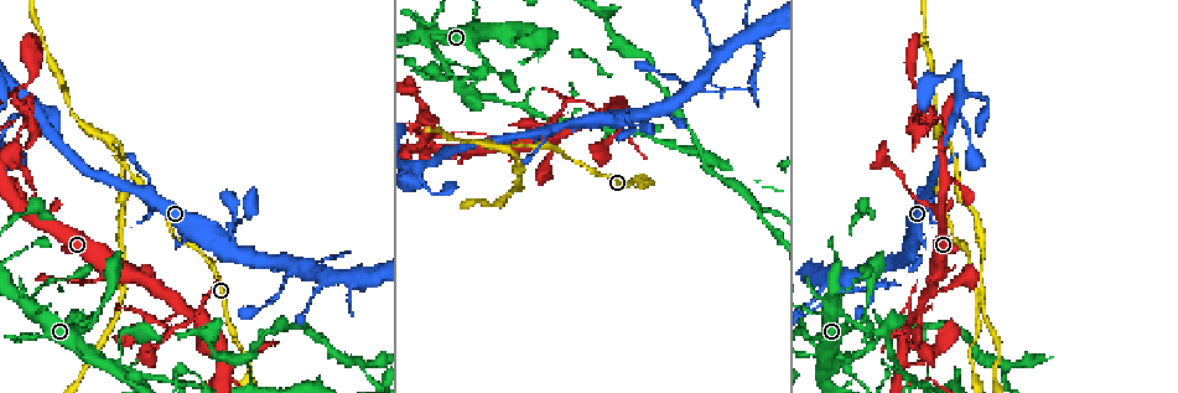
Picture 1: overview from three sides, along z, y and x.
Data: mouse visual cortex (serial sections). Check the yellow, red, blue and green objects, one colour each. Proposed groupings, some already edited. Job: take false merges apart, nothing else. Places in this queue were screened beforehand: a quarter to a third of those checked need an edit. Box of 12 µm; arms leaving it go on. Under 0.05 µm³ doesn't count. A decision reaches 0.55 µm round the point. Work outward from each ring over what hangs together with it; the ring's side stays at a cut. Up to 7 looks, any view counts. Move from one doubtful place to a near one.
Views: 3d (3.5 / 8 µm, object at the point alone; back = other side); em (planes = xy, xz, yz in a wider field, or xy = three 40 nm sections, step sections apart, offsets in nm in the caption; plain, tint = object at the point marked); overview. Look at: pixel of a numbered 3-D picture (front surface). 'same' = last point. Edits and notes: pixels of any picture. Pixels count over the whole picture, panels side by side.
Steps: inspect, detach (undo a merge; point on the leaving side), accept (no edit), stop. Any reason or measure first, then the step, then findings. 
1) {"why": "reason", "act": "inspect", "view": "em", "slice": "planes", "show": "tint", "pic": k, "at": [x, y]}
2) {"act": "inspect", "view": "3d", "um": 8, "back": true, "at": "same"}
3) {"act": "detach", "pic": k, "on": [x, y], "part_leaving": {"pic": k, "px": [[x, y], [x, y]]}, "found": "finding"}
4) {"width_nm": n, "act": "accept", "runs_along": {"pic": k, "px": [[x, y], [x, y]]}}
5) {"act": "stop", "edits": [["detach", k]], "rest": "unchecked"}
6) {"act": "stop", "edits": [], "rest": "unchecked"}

{"why": "narrows sharply", "act": "inspect", "view": "3d", "um": 3.5, "pic": 1, "at": [170, 321]}

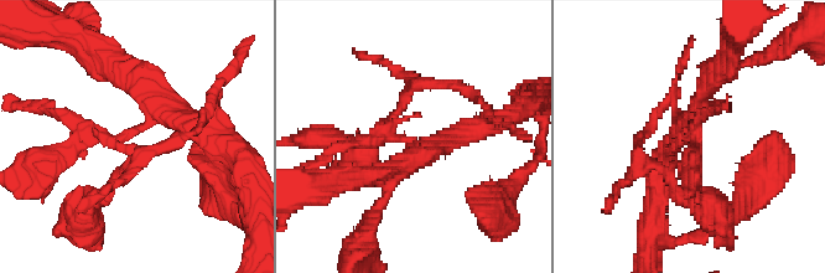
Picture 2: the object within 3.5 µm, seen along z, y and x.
{"why": "shape alone is not enough", "act": "inspect", "view": "em", "slice": "xy", "step": 1, "show": "plain", "pic": 2, "at": [137, 129]}

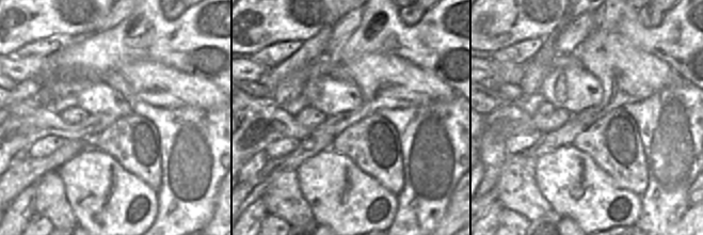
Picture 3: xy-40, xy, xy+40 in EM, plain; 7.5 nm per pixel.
{"act": "inspect", "view": "em", "slice": "xy", "step": 1, "show": "tint", "at": "same"}

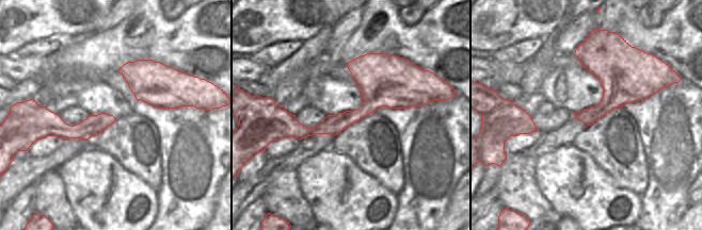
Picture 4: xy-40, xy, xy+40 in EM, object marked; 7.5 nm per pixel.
{"act": "accept", "runs_along": {"pic": 2, "px": [[717, 73], [701, 96], [691, 156]]}, "found": "continuous, no second cell"}

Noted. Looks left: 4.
{"why": "abrupt turn", "act": "inspect", "view": "3d", "um": 3.5, "pic": 1, "at": [121, 335]}

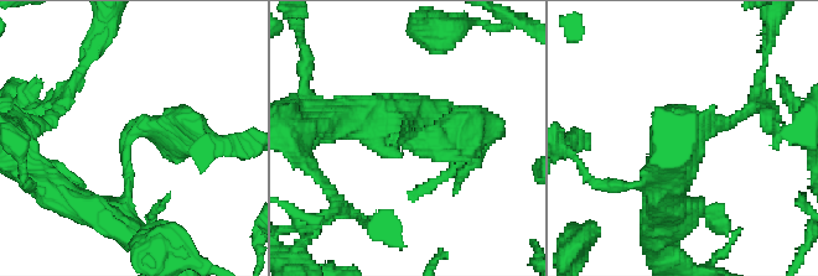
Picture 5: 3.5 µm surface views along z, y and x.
{"arm_widths_nm": [150, 450], "why": "need the tissue", "act": "inspect", "view": "em", "slice": "planes", "show": "tint", "pic": 5, "at": [410, 141]}

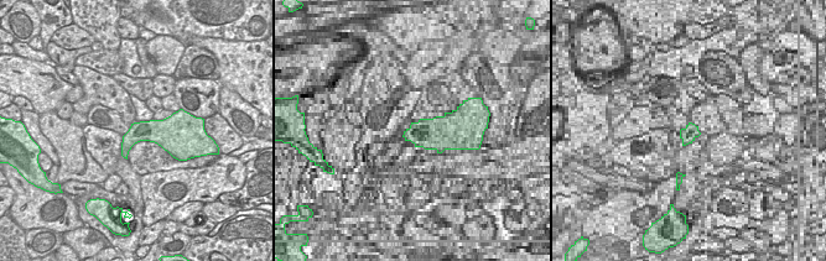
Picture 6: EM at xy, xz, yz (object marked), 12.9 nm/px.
{"act": "accept", "found": "continuous, no second cell"}

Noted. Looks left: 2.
{"why": "arms part here", "act": "inspect", "view": "3d", "um": 3.5, "pic": 1, "at": [883, 333]}

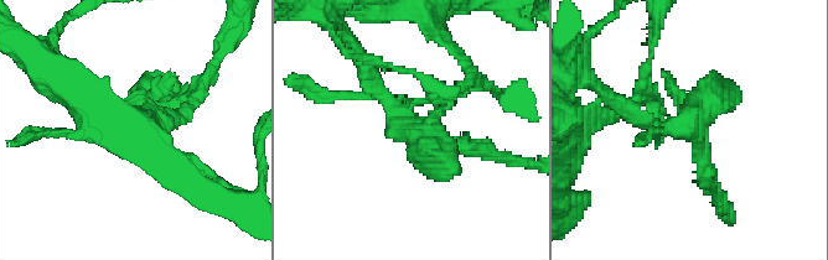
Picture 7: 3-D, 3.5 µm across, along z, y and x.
{"act": "inspect", "view": "em", "slice": "planes", "show": "tint", "pic": 7, "at": [418, 130]}

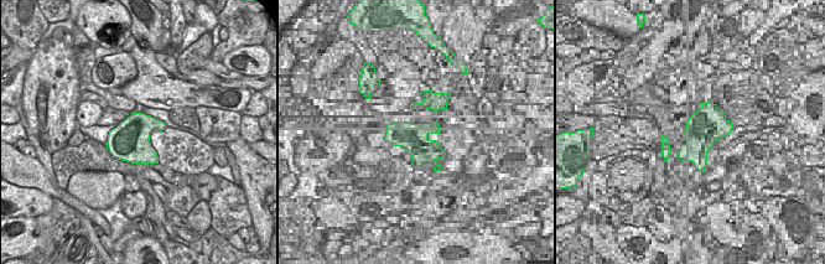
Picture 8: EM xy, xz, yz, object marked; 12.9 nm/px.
{"width_nm": 500, "act": "detach", "pic": 7, "on": [427, 135], "part_leaving": {"pic": 7, "px": [[609, 95], [646, 123], [691, 126]]}, "found": "two cells meet here"}

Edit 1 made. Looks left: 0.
{"act": "stop", "edits": [["detach", 7]], "rest": "unchecked"}

